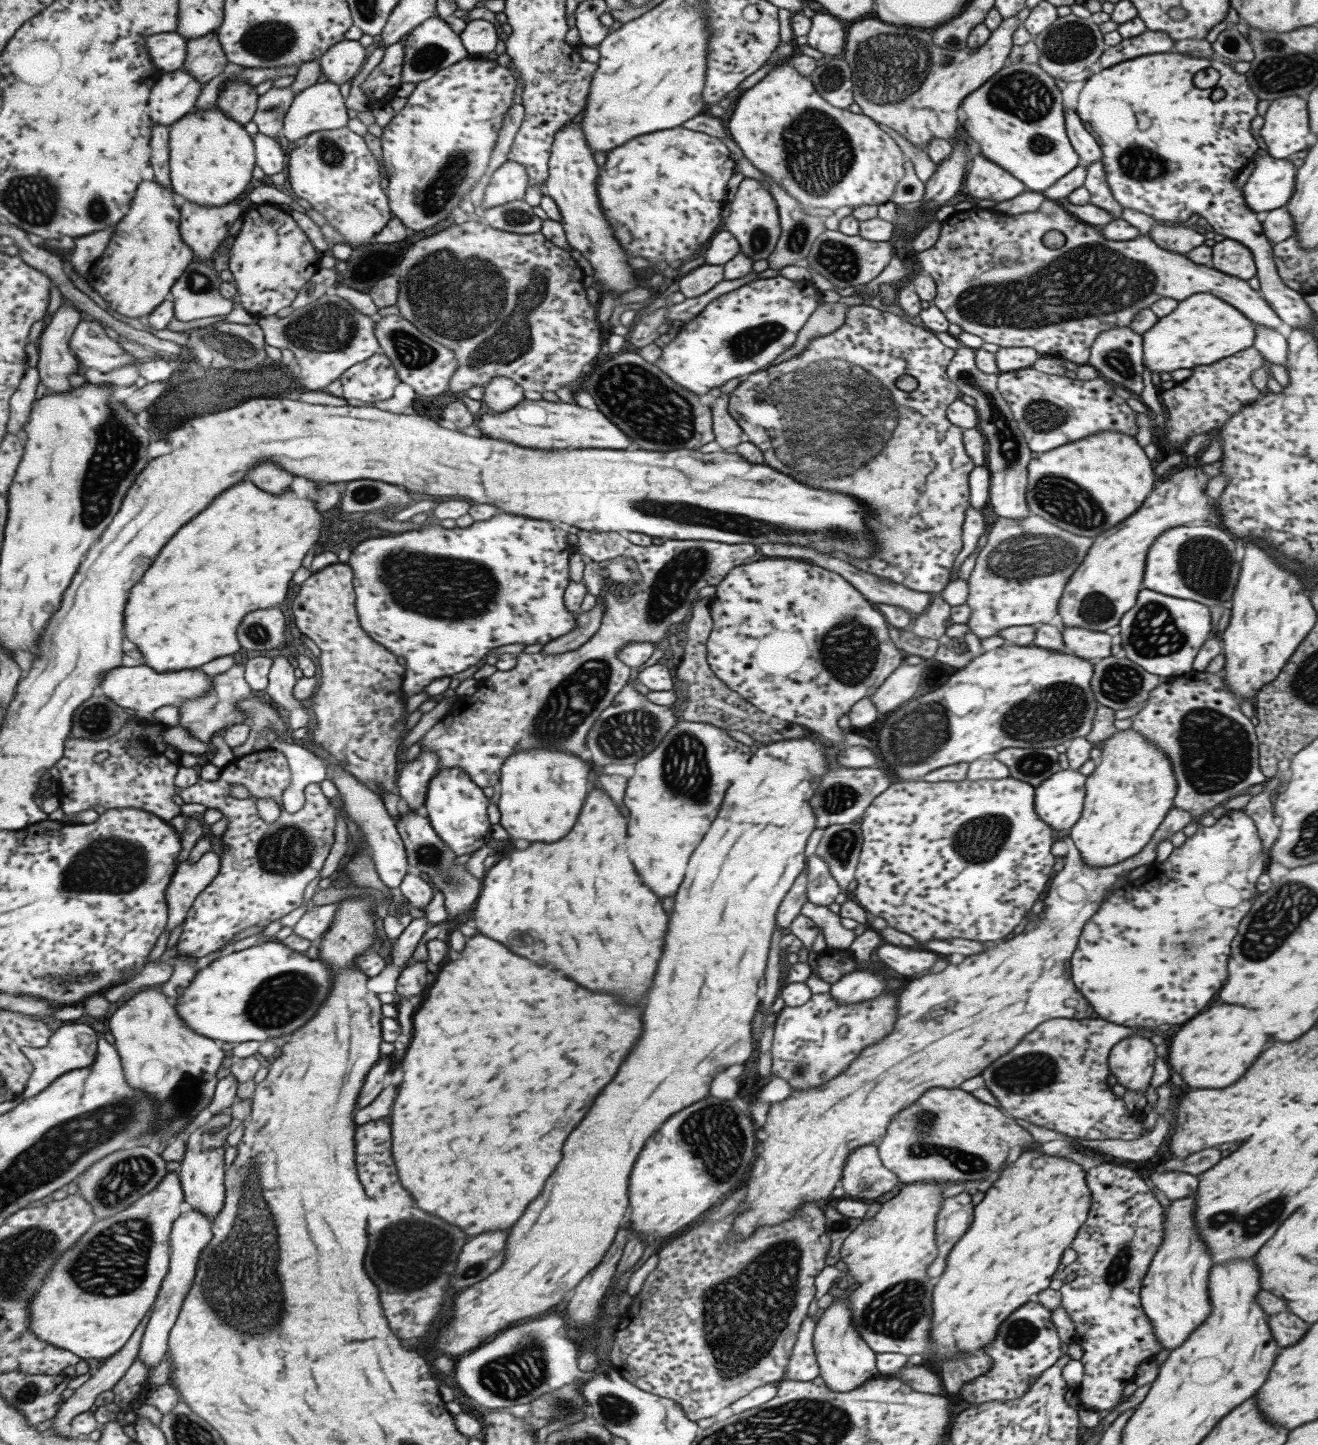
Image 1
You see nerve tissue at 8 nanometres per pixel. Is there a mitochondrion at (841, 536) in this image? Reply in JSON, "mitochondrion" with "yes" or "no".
{"mitochondrion":"yes"}

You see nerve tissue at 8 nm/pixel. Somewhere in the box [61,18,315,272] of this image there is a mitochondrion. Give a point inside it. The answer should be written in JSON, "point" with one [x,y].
{"point":[97,207]}

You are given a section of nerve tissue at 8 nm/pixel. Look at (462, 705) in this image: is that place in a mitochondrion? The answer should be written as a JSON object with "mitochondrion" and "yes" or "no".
{"mitochondrion":"no"}

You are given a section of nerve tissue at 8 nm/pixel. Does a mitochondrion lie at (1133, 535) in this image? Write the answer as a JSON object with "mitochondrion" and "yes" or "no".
{"mitochondrion":"no"}

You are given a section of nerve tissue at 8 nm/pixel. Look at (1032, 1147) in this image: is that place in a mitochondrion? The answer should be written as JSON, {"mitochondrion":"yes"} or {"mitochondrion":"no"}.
{"mitochondrion":"no"}

